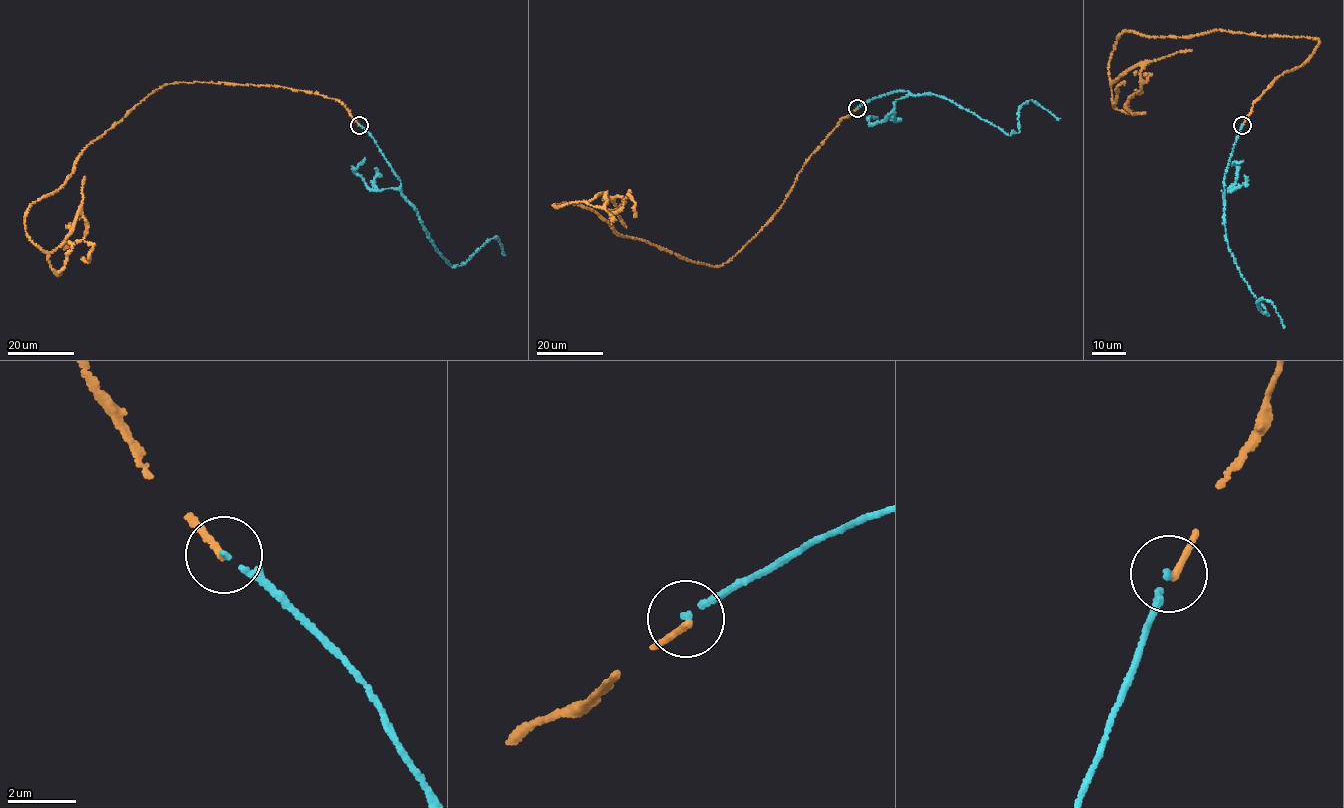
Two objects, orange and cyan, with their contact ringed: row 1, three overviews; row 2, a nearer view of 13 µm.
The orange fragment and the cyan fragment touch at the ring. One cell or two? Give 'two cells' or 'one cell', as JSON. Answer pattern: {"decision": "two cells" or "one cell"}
{"decision": "two cells"}

